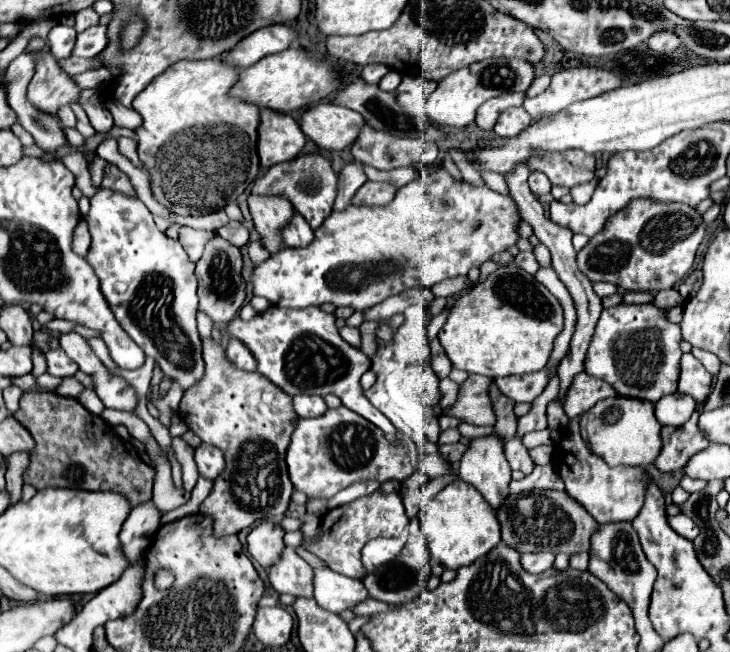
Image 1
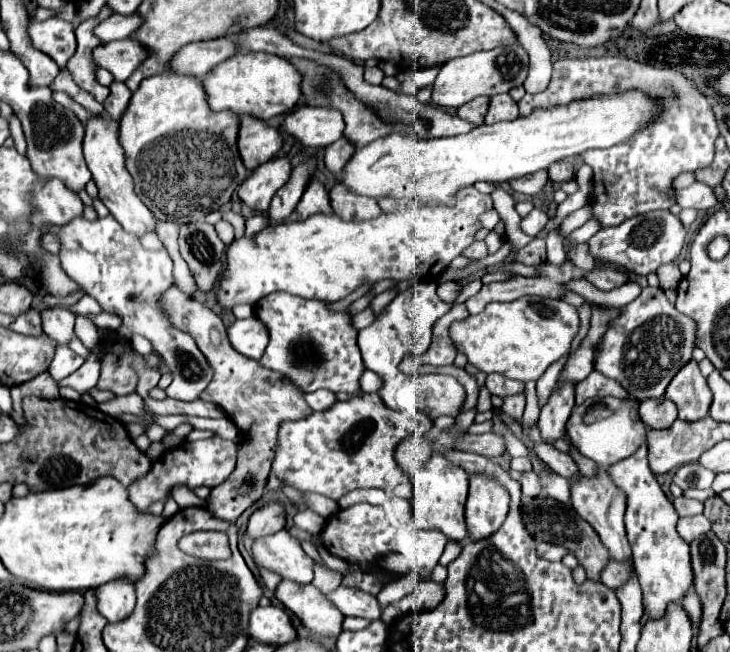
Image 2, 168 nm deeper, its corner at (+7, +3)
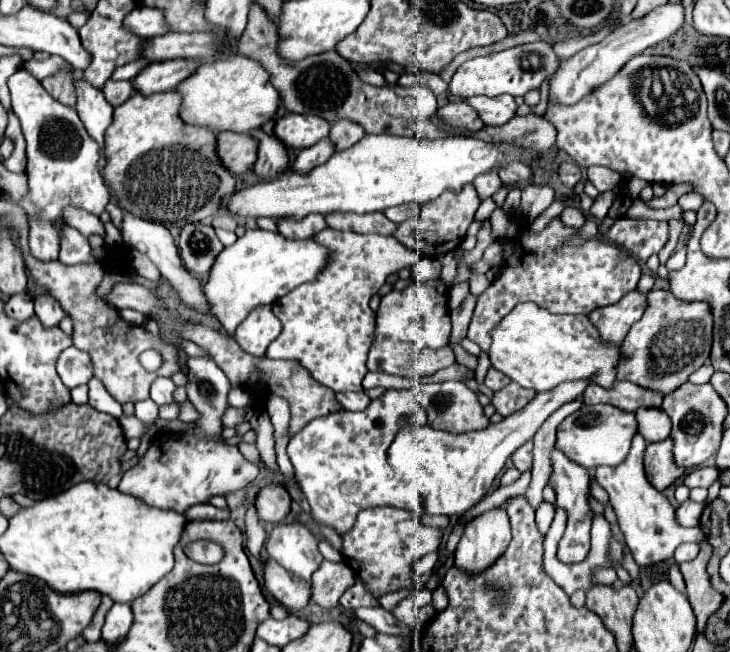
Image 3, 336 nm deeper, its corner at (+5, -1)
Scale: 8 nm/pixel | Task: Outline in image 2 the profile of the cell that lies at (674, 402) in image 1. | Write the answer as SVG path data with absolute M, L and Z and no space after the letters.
M665 397L641 401L639 403L639 417L651 429L665 429L677 419L677 407Z

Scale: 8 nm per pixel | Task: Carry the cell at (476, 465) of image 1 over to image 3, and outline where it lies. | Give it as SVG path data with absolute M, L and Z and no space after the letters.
M485 511L465 525L455 551L455 565L469 573L477 573L493 565L493 561L507 549L509 541L511 531L507 511Z

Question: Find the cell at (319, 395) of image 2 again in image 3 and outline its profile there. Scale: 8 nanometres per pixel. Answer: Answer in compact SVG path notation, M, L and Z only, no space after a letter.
M359 391L359 393L335 393L335 399L347 411L363 411L369 405L369 397L363 391Z

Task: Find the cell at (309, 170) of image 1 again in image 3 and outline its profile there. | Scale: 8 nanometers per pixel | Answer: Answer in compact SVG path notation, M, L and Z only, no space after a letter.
M307 215L303 219L275 219L277 221L277 231L283 237L289 239L305 239L313 237L315 233L323 231L327 227L325 215Z

